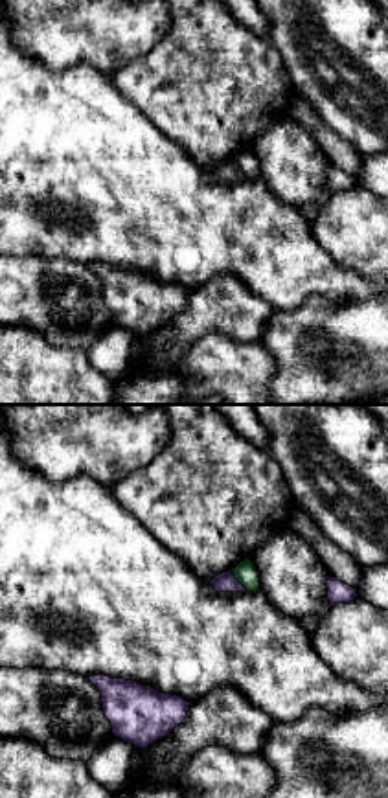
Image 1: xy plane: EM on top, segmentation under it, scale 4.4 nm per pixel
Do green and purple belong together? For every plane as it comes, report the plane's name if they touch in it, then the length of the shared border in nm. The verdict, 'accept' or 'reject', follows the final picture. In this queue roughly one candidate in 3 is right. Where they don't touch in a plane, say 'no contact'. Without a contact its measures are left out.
meets green in xy; contact 120 nm long

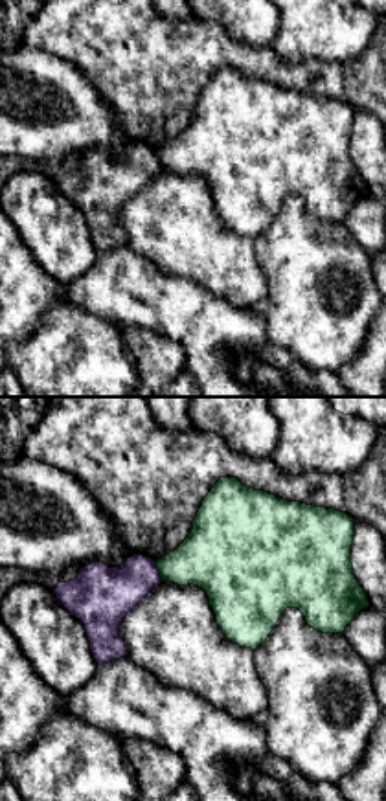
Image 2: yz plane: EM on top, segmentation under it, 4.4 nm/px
meets green in yz; contact 90 nm long

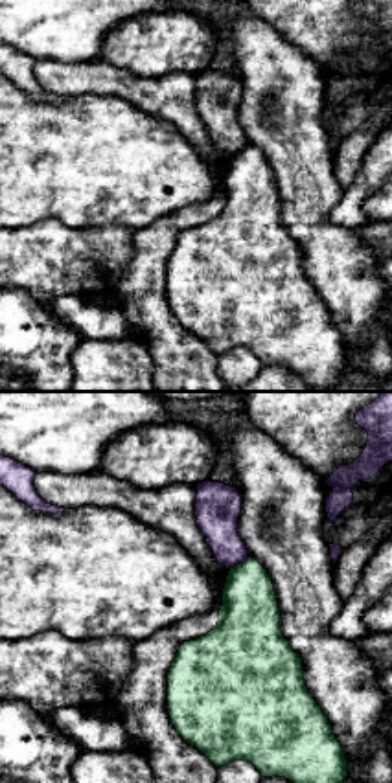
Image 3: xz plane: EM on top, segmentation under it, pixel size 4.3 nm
meets green in xz; contact 100 nm long

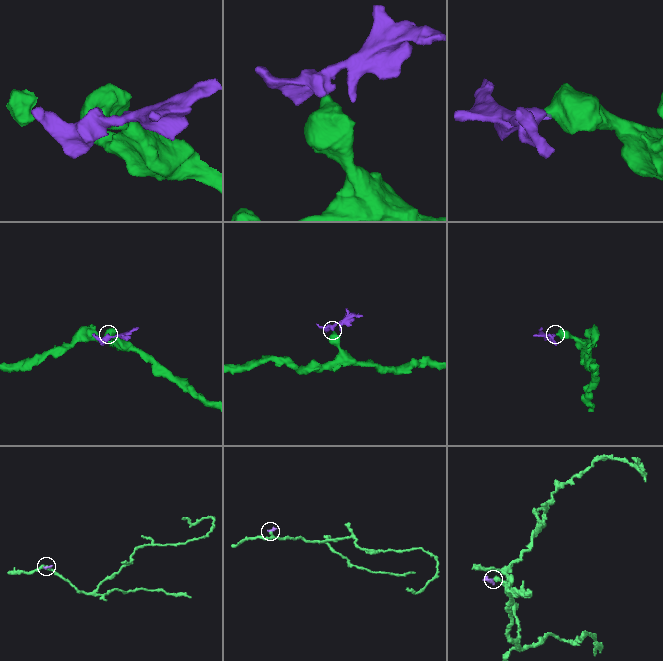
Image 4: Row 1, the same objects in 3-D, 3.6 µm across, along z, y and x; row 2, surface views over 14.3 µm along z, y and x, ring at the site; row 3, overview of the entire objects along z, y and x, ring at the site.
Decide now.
reject

